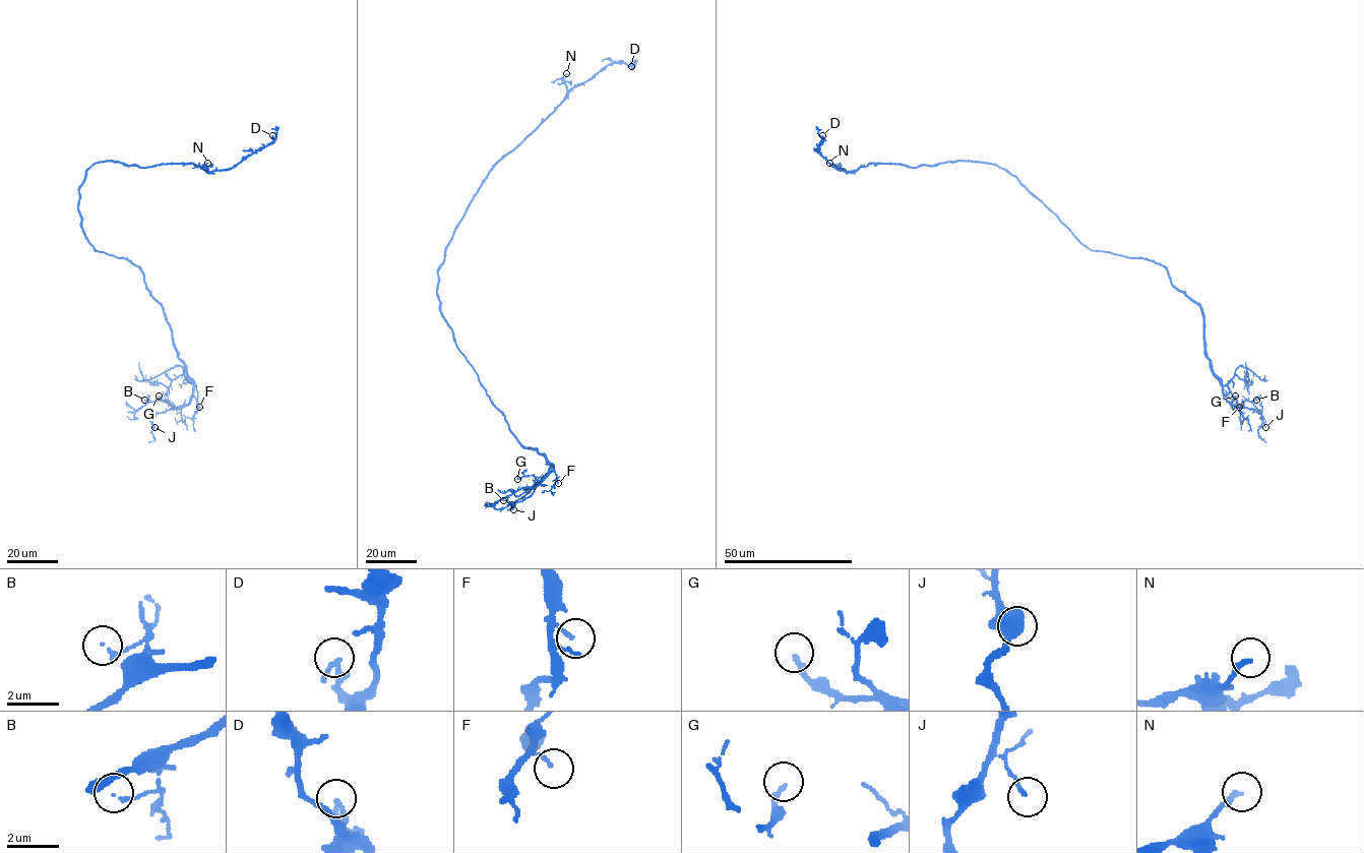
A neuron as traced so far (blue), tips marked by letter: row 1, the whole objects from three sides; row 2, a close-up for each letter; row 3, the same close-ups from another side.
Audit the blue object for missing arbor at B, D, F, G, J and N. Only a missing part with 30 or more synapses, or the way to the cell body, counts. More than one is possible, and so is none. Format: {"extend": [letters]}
{"extend": ["N"]}

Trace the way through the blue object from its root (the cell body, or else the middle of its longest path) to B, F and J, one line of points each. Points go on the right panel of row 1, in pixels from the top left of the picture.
B: (1066, 227), (1092, 250), (1162, 264), (1170, 282), (1200, 308), (1205, 356), (1223, 397), (1240, 407), (1256, 400)
F: (1066, 227), (1092, 250), (1145, 258), (1165, 268), (1170, 282), (1199, 307), (1205, 356), (1213, 374), (1239, 407)
J: (1066, 227), (1092, 250), (1165, 268), (1200, 308), (1205, 356), (1223, 397), (1258, 412), (1265, 427)

